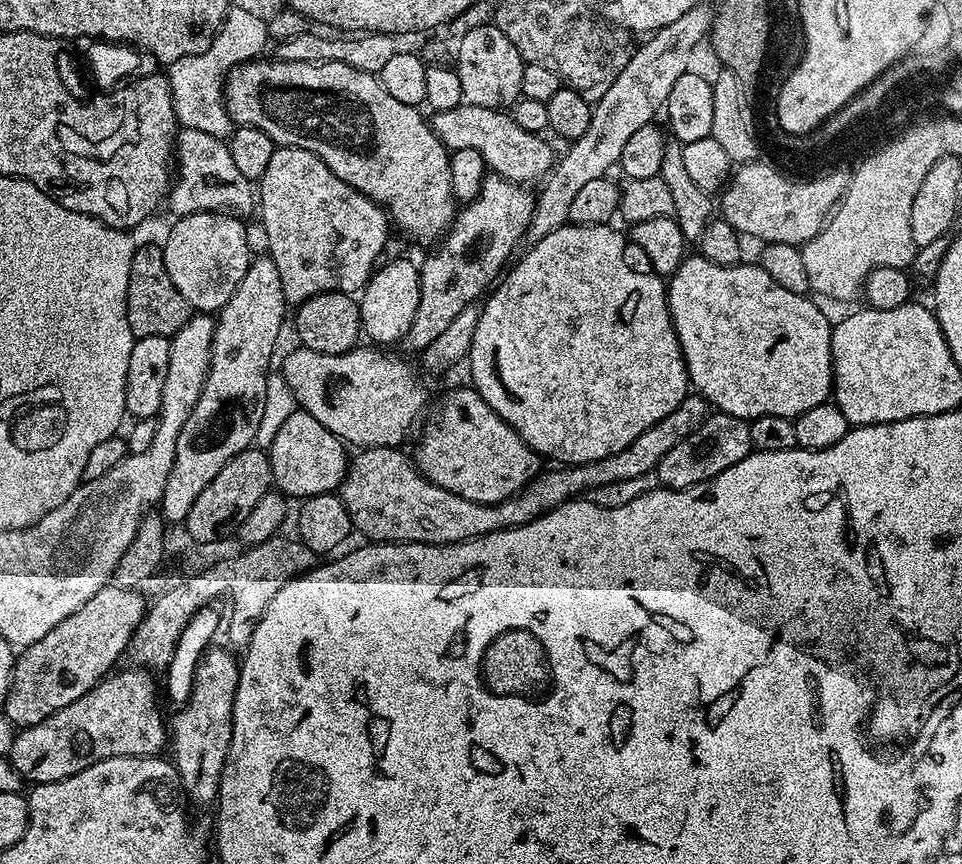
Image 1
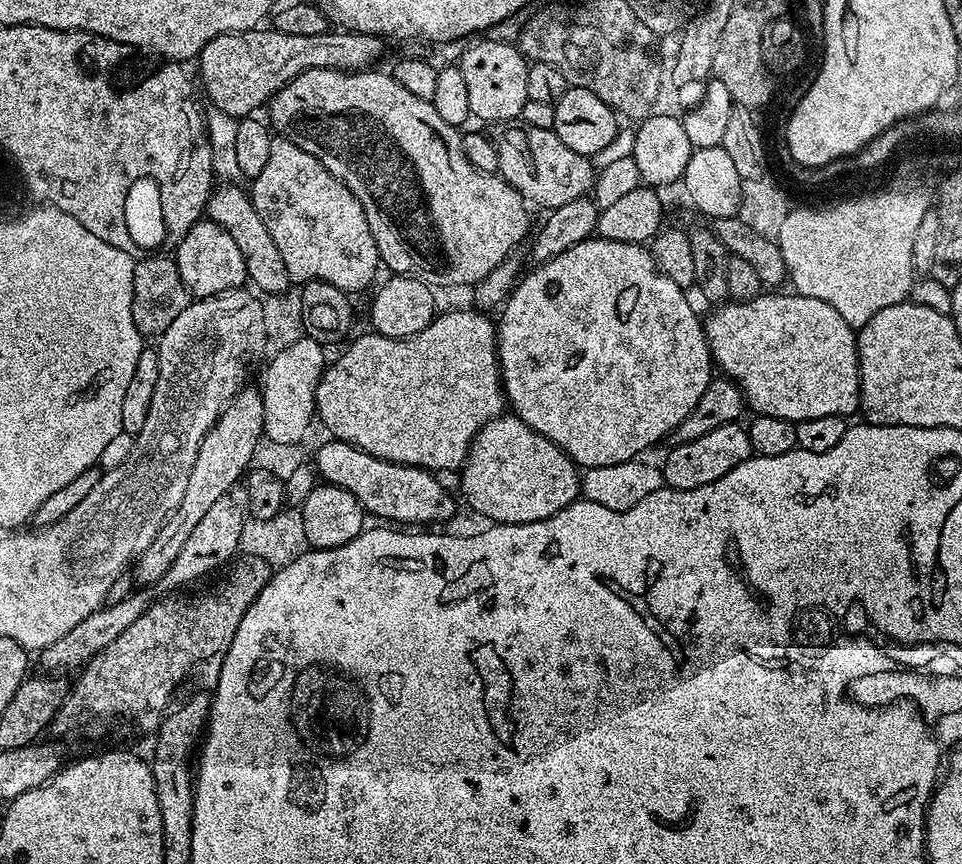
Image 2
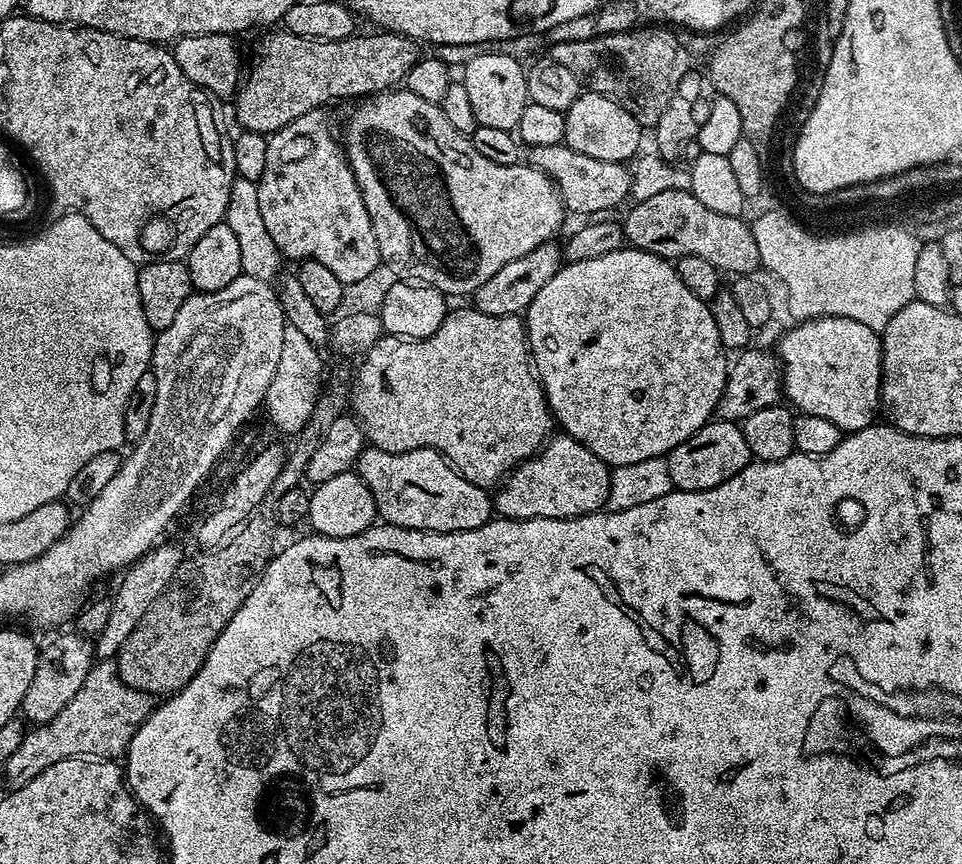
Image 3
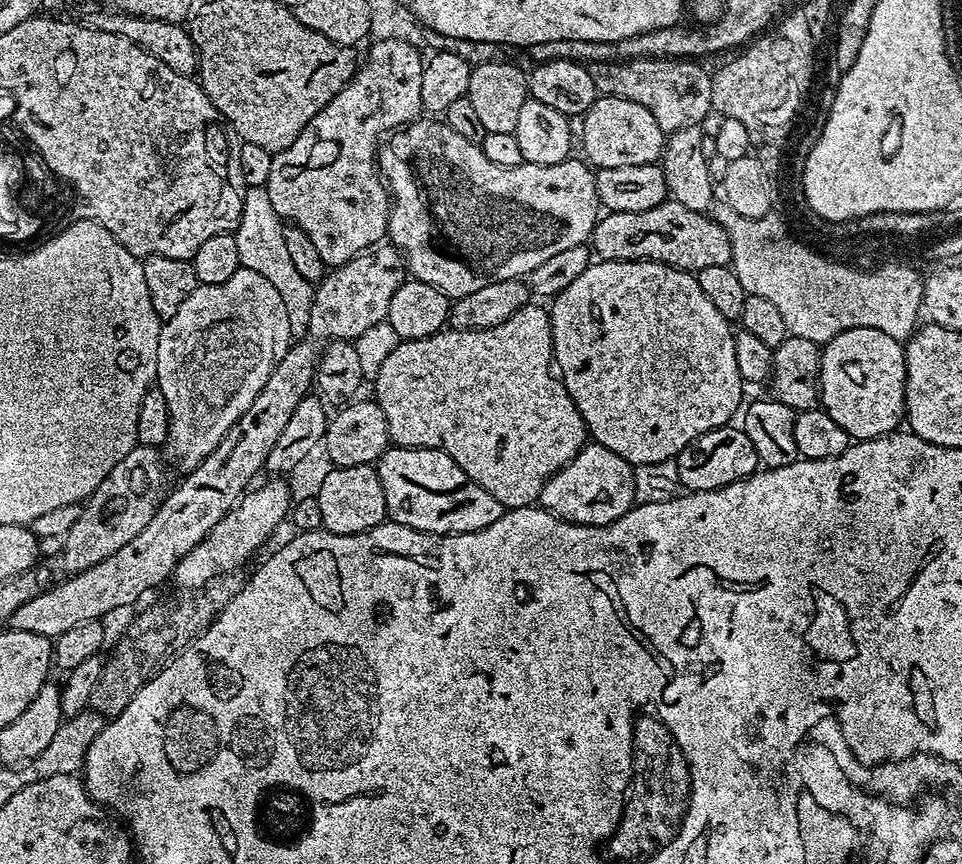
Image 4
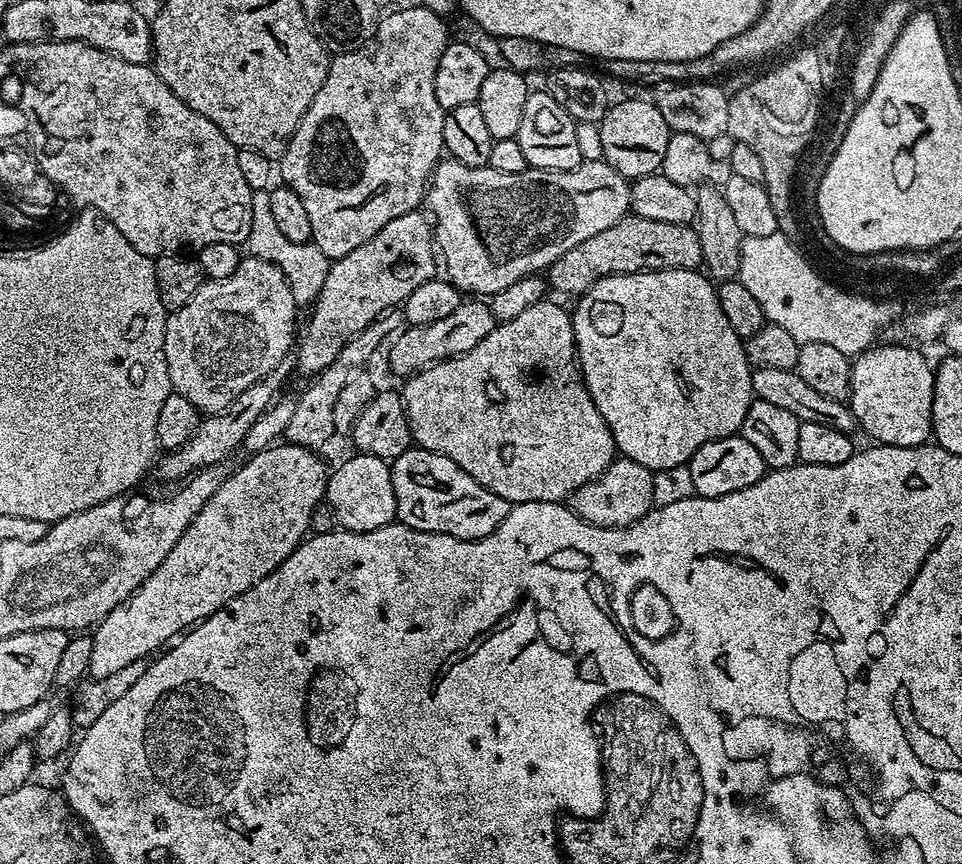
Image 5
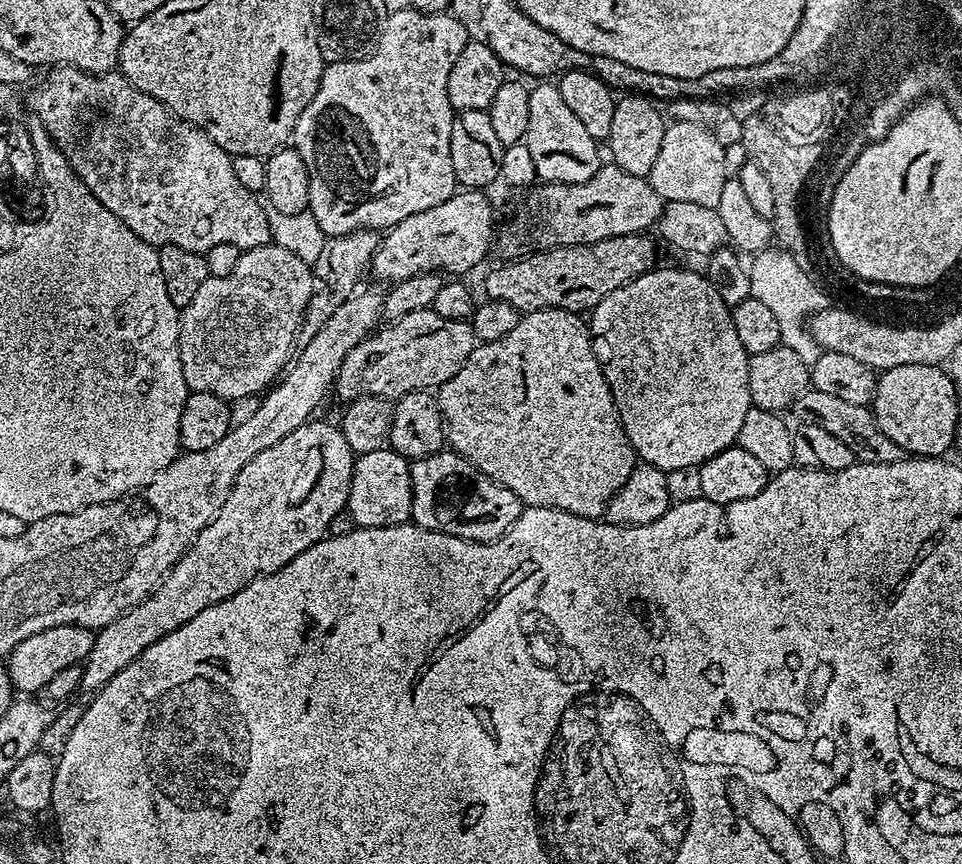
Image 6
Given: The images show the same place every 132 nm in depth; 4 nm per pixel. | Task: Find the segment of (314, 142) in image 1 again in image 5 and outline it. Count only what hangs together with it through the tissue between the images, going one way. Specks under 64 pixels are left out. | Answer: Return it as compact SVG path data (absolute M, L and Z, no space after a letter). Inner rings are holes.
M441 159L432 173L426 208L434 221L434 240L442 253L443 271L444 268L448 271L445 272L447 280L461 293L491 298L498 290L506 290L506 286L518 282L523 276L547 270L566 254L566 250L578 246L578 242L586 242L586 238L614 226L614 222L629 215L632 207L629 181L604 159L595 159L585 159L574 169L529 167L518 174L502 174L502 170L494 170L491 166L475 168L460 160Z

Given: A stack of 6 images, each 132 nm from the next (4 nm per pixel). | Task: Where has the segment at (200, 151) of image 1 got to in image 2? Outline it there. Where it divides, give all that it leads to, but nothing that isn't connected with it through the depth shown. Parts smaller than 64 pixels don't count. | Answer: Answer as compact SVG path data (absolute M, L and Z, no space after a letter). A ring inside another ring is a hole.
M224 182L213 191L208 198L207 219L221 224L238 242L238 250L242 250L242 258L248 263L248 280L256 283L264 294L283 293L289 291L290 281L286 262L282 262L282 254L270 238L270 230L266 230L266 222L258 218L258 210L252 205L251 195L244 192L232 182Z

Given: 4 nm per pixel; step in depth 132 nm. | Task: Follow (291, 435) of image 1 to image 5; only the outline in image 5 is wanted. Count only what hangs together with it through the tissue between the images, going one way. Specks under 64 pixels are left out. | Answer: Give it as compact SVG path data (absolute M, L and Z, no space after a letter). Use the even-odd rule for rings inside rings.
M419 446L408 448L391 461L396 520L419 532L441 532L459 540L481 540L489 536L506 518L509 503L486 490L458 462L449 456Z

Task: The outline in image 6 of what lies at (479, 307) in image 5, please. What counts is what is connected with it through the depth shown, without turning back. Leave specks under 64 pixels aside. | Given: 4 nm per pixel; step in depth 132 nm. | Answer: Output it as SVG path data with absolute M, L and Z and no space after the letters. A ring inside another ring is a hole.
M431 307L418 309L392 322L382 332L377 331L359 344L353 344L346 354L334 381L334 392L344 402L360 396L399 398L411 392L439 389L462 370L478 343L468 320L442 318Z

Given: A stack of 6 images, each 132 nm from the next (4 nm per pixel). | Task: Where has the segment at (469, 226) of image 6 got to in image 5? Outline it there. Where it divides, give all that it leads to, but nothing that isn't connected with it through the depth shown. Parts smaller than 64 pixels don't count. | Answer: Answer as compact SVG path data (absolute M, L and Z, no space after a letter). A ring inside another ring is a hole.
M423 211L407 212L394 218L394 222L386 222L386 226L382 226L374 238L358 246L358 250L350 250L341 260L329 263L322 290L311 309L308 329L304 337L302 332L294 352L295 367L309 374L323 371L360 331L384 313L403 305L405 298L414 294L422 282L433 279L437 275L436 268L438 272L434 228Z

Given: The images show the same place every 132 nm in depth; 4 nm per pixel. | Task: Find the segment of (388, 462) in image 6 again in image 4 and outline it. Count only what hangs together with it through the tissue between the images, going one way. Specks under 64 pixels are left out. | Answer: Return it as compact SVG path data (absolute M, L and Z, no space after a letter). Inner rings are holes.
M371 464L362 466L329 467L320 489L315 489L318 506L322 510L323 531L334 534L358 534L368 532L374 526L385 523L388 515L386 494L382 494L382 482L375 467Z

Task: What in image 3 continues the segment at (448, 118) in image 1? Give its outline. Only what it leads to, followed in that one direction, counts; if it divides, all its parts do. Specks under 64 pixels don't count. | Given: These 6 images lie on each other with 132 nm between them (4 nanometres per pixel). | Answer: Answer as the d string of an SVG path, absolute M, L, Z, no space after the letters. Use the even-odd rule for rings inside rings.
M561 142L554 145L534 145L530 148L530 163L533 168L545 172L556 185L556 193L569 213L577 212L585 218L595 211L611 213L625 199L631 197L632 174L629 165L624 162L602 162L602 158L589 158L587 154L578 154L578 150L569 148Z

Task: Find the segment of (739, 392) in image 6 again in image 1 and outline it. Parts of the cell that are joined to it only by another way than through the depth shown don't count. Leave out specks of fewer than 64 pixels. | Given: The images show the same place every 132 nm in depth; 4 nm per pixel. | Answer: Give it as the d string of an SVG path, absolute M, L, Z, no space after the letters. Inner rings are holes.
M569 222L546 234L546 238L535 241L531 247L520 261L517 259L507 269L506 275L483 301L478 326L474 328L474 342L470 342L466 361L466 367L472 371L470 384L484 399L486 406L490 406L490 410L494 410L498 418L505 420L520 435L522 442L526 442L528 448L535 450L537 457L549 456L550 459L557 460L555 463L560 466L589 464L598 458L618 454L618 450L626 450L626 446L630 446L630 442L634 442L638 434L650 430L654 422L662 422L666 414L674 414L674 410L678 410L681 402L690 395L688 365L684 363L678 334L672 325L665 281L654 270L650 258L642 254L640 247L629 243L625 233L623 236L622 233L615 232L608 224L582 226Z

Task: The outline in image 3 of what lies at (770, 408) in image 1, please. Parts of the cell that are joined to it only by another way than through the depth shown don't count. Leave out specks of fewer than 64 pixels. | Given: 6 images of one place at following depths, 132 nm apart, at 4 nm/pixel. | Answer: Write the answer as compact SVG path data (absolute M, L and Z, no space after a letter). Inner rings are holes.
M820 316L791 326L778 347L787 403L800 412L830 418L844 434L870 427L880 412L881 333L841 316Z

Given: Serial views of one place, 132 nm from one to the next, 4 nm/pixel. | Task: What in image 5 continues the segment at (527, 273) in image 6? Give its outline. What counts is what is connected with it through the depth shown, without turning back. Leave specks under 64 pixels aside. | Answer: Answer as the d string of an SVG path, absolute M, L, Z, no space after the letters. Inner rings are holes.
M635 214L623 216L614 226L578 242L566 250L546 270L546 279L553 289L565 292L571 298L579 298L602 278L621 276L631 272L646 272L661 268L699 269L703 265L702 242L692 224L654 222L654 218L642 218Z

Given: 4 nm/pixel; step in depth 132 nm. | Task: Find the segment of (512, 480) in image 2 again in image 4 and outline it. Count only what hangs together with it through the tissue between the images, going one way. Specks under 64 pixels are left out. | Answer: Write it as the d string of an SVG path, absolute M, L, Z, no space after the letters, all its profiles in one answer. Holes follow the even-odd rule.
M595 442L585 443L584 449L576 455L565 468L560 468L542 486L538 501L539 507L571 524L585 524L586 526L606 526L618 518L622 518L636 504L634 494L634 467L626 462L626 458L618 458L614 450L606 450L606 446Z

